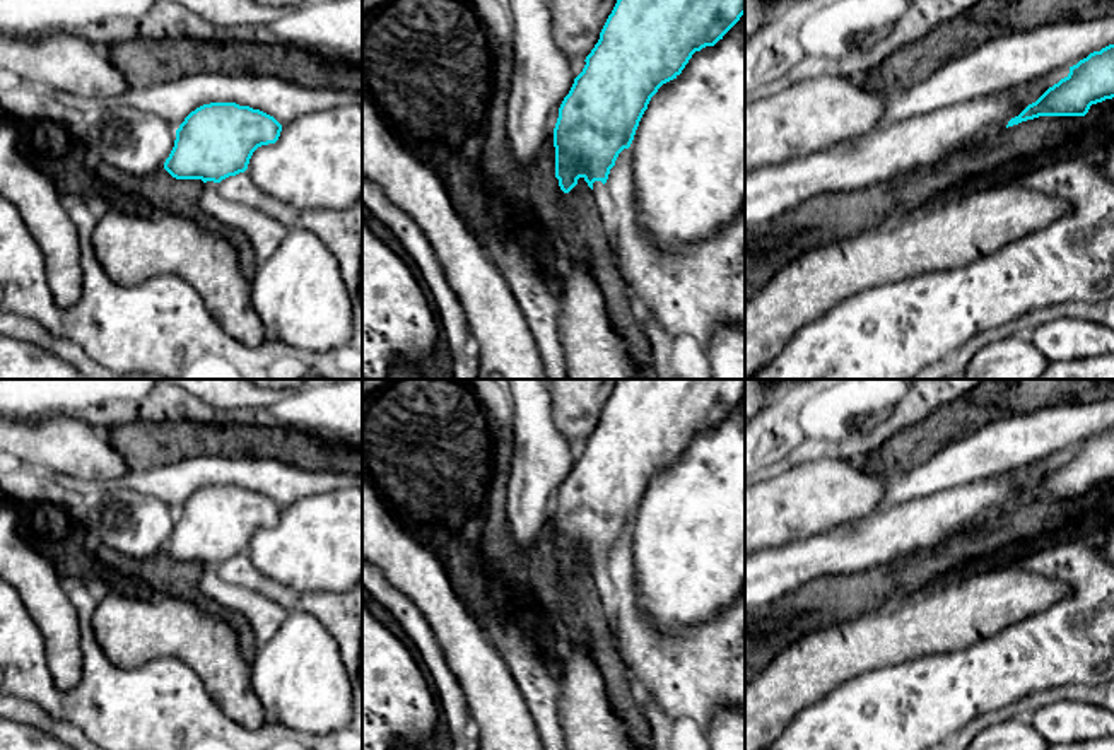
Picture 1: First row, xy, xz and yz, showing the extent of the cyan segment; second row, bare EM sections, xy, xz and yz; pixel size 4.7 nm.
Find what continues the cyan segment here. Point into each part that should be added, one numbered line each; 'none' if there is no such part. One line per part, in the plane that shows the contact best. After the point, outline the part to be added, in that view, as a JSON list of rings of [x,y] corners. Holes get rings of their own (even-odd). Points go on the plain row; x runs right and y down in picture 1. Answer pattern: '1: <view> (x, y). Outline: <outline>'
none

